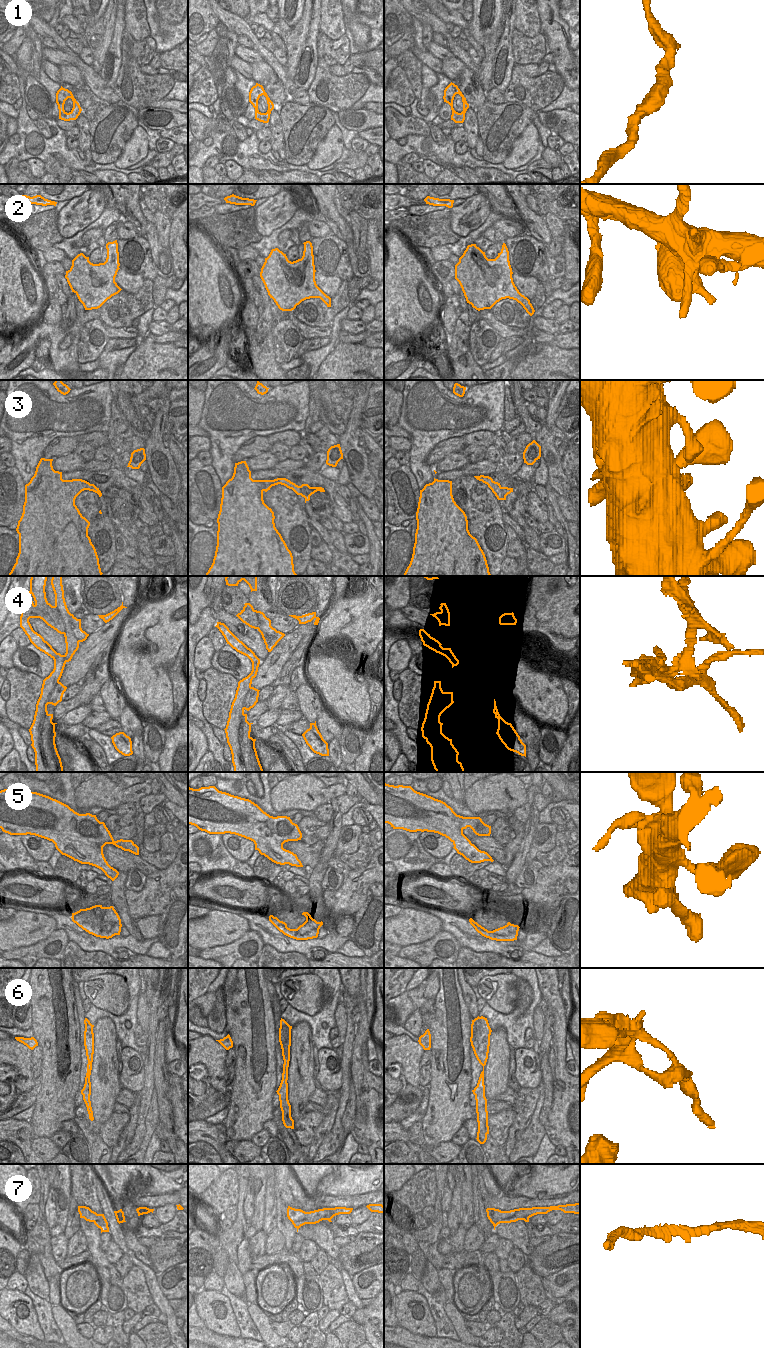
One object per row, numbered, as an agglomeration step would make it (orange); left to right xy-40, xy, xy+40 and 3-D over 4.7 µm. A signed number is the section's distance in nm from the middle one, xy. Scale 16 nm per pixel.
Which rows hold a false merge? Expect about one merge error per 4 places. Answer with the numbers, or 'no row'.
2, 4, 6

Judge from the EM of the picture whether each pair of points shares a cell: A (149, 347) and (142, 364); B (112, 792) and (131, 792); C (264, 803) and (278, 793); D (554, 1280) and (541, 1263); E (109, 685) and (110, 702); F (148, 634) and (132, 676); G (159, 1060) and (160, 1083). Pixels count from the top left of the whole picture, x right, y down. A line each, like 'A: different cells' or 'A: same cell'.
A: same cell
B: different cells
C: different cells
D: different cells
E: same cell
F: same cell
G: same cell

